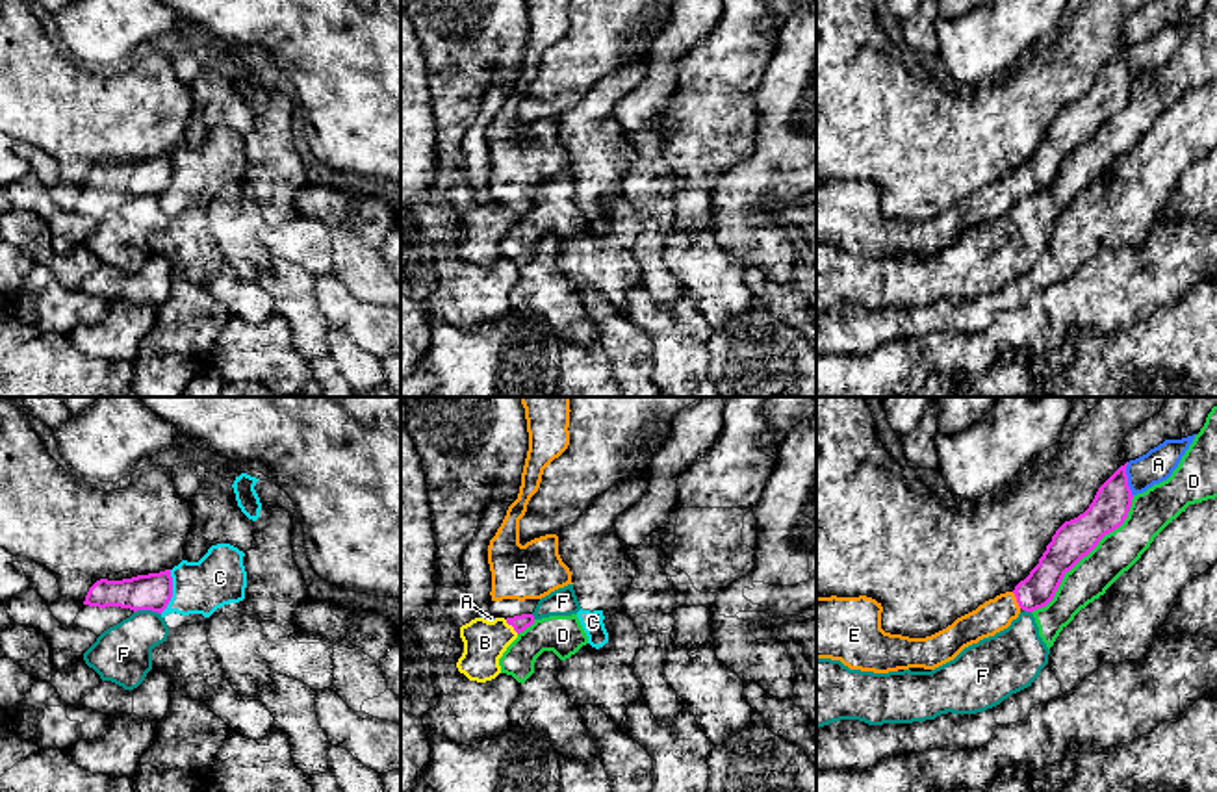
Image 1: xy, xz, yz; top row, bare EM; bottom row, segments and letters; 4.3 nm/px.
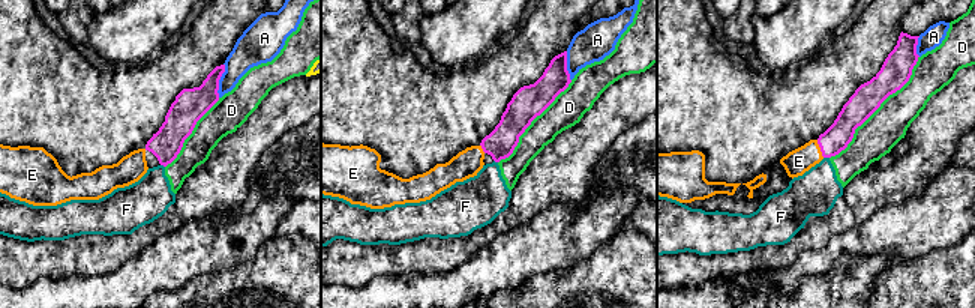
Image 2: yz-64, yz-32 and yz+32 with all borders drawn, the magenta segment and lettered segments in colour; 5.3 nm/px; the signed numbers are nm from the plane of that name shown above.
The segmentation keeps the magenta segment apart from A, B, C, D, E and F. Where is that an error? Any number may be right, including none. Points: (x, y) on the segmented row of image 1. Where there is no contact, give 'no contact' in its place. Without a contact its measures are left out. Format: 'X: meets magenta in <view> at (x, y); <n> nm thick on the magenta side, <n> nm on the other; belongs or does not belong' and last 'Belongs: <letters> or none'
A: meets magenta in yz at (1127, 479); 160 nm thick on the magenta side, 140 nm on the other; does not belong
B: meets magenta in xz at (512, 625); 70 nm thick on the magenta side, 190 nm on the other; does not belong
C: meets magenta in xy at (171, 592); 160 nm thick on the magenta side, 240 nm on the other; does not belong
D: meets magenta in yz at (1084, 555); 170 nm thick on the magenta side, 180 nm on the other; does not belong
E: meets magenta in yz at (1017, 600); 150 nm thick on the magenta side, 140 nm on the other; belongs
F: meets magenta in xy at (147, 609); 160 nm thick on the magenta side, 260 nm on the other; does not belong
Belongs: E

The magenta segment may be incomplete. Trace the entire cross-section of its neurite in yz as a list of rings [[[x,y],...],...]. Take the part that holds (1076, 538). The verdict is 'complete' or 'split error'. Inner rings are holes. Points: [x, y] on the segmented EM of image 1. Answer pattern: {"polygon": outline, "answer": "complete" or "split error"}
{"polygon": [[[1128,462],[1098,488],[1083,514],[1056,530],[1039,564],[1013,592],[985,601],[931,636],[885,632],[883,607],[872,597],[816,597],[816,658],[840,660],[850,670],[874,673],[935,670],[954,660],[965,647],[1007,629],[1022,610],[1046,607],[1065,573],[1128,517],[1134,495],[1126,466]]], "answer": "split error"}

